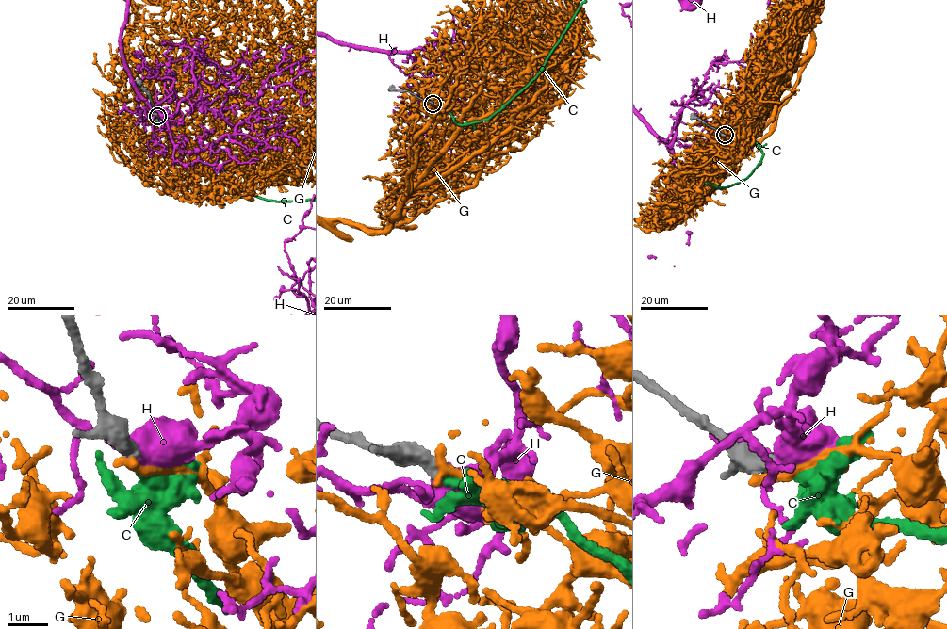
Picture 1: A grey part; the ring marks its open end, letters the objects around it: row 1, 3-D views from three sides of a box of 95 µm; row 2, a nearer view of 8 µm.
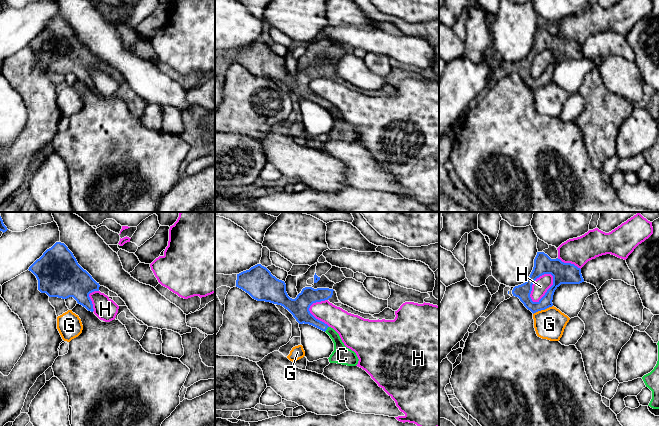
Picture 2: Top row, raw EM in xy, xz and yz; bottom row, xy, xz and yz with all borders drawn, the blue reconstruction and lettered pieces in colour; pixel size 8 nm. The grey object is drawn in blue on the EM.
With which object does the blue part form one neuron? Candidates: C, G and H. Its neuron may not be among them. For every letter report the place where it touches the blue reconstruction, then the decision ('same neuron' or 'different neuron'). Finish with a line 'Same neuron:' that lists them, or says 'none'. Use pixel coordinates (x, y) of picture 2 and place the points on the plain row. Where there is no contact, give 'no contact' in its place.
C: contact xz (326, 105); same neuron
G: contact yz (542, 85); different neuron
H: contact yz (548, 65); different neuron
Same neuron: C

